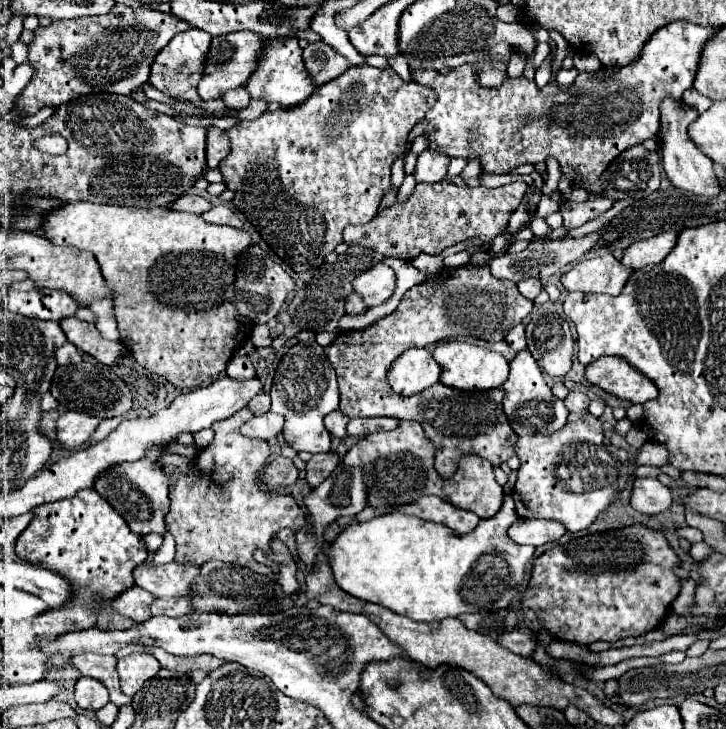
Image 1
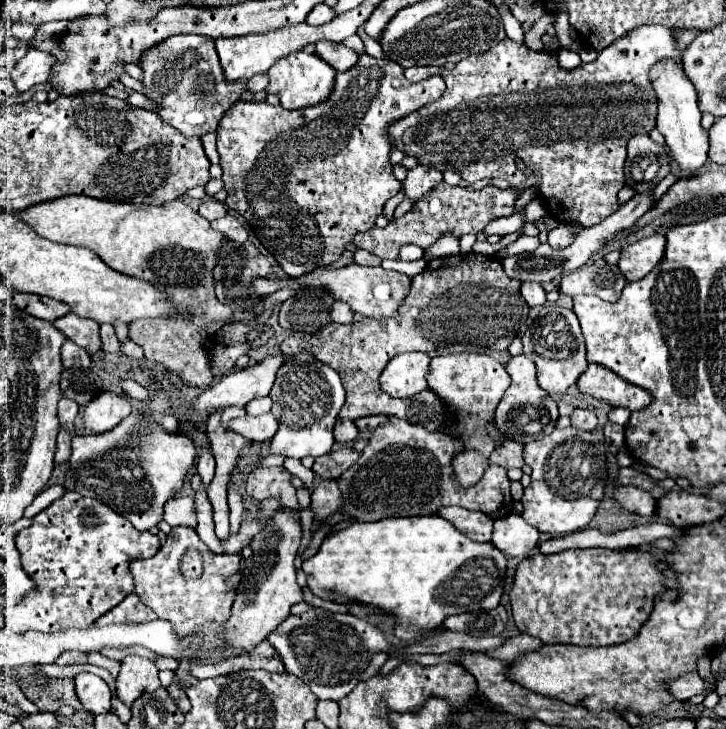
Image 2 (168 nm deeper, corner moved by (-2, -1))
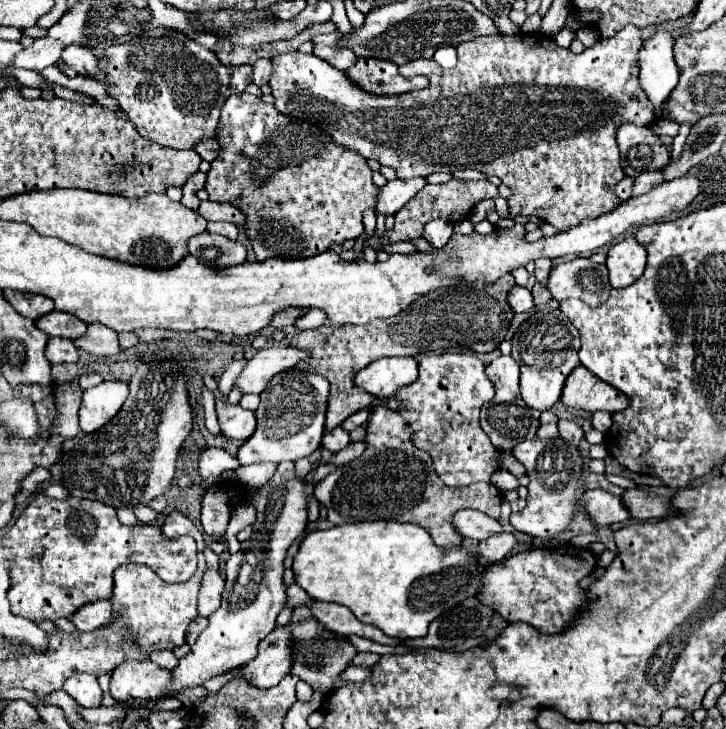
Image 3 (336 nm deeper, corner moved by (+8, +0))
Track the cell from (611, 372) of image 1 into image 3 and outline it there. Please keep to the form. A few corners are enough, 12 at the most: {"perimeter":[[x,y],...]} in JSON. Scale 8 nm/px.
{"perimeter":[[584,366],[570,372],[560,400],[588,412],[624,410],[622,392]]}

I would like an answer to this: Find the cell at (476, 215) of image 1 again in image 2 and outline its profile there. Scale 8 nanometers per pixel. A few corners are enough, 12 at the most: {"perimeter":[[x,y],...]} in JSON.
{"perimeter":[[442,181],[384,229],[354,245],[396,259],[446,233],[480,233],[512,215],[520,189]]}

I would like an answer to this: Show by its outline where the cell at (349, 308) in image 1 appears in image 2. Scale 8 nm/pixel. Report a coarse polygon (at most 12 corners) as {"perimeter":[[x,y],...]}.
{"perimeter":[[336,301],[330,315],[334,323],[352,323],[356,317],[348,303]]}

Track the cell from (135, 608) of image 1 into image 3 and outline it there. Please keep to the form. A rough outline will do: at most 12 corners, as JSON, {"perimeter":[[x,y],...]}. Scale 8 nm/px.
{"perimeter":[[110,600],[84,604],[70,616],[78,632],[92,632],[112,618]]}

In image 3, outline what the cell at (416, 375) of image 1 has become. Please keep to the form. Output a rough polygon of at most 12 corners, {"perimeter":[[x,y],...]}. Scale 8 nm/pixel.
{"perimeter":[[380,358],[354,376],[376,398],[418,376],[414,358]]}

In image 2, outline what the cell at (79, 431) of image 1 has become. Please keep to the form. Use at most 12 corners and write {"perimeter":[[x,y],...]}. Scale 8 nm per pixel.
{"perimeter":[[102,393],[84,407],[86,433],[106,433],[130,415],[130,399]]}

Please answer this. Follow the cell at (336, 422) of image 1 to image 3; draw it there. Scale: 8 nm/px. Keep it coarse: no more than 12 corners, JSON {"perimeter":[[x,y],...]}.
{"perimeter":[[340,426],[326,432],[322,446],[340,452],[350,438]]}

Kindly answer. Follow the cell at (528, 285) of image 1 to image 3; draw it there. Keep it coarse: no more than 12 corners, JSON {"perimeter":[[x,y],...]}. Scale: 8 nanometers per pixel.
{"perimeter":[[514,286],[508,304],[514,314],[528,312],[534,302],[528,288]]}

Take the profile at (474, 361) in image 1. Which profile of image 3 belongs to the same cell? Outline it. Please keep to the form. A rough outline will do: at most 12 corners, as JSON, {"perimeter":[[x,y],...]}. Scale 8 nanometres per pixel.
{"perimeter":[[426,353],[392,394],[446,486],[490,482],[494,398],[473,354]]}

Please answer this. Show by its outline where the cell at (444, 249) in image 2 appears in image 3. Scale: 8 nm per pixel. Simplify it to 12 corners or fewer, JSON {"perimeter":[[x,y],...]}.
{"perimeter":[[446,220],[426,224],[424,236],[434,248],[450,240],[454,228]]}

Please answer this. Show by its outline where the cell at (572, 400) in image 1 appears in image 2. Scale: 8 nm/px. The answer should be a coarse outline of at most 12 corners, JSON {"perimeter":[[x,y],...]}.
{"perimeter":[[592,409],[572,411],[572,425],[594,431],[598,419]]}

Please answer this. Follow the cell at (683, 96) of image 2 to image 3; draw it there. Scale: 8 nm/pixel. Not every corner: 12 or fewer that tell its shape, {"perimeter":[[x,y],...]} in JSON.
{"perimeter":[[670,32],[640,48],[640,86],[658,110],[678,84]]}

